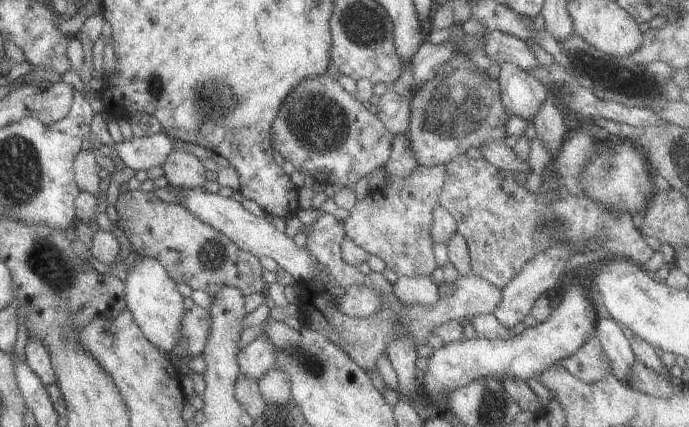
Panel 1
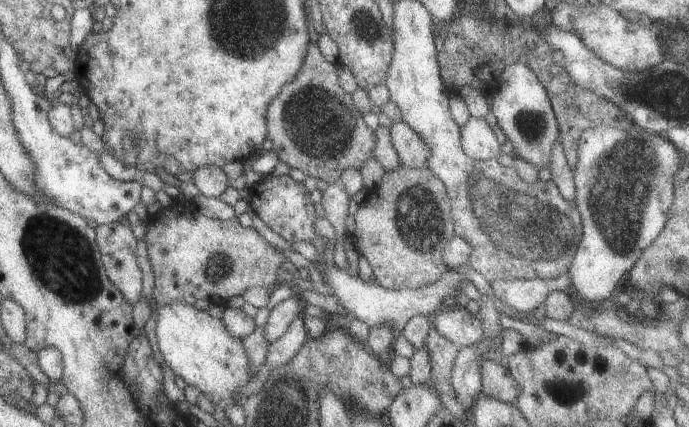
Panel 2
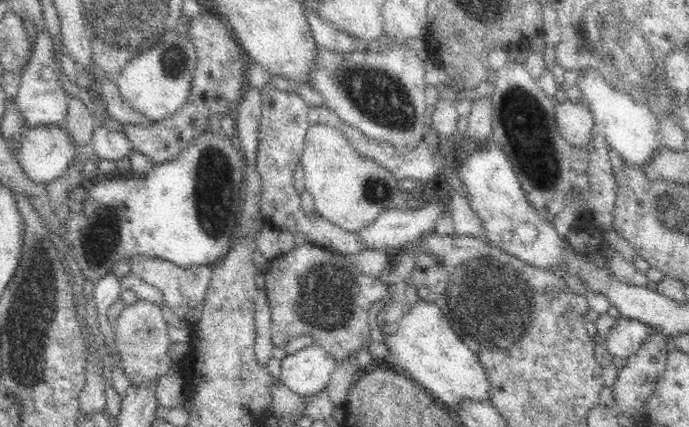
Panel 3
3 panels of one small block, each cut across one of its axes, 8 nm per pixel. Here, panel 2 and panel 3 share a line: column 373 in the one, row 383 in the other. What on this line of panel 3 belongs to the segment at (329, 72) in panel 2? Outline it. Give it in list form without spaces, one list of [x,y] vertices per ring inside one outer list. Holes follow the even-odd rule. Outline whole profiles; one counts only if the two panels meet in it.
[[[138,300],[130,306],[124,306],[124,312],[114,322],[116,328],[116,348],[124,364],[124,376],[132,384],[146,384],[150,380],[160,380],[174,366],[168,358],[170,340],[168,340],[168,322],[162,316],[162,306],[156,306],[150,300]]]

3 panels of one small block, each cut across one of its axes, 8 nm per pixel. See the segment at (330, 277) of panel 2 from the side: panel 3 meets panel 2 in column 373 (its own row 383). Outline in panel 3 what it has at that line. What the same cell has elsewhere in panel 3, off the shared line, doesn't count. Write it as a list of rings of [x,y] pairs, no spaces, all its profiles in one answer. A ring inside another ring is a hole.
[[[312,344],[300,350],[294,356],[286,356],[282,360],[282,384],[302,396],[312,398],[320,394],[330,382],[334,370],[340,366],[340,360],[326,352],[326,348]]]

